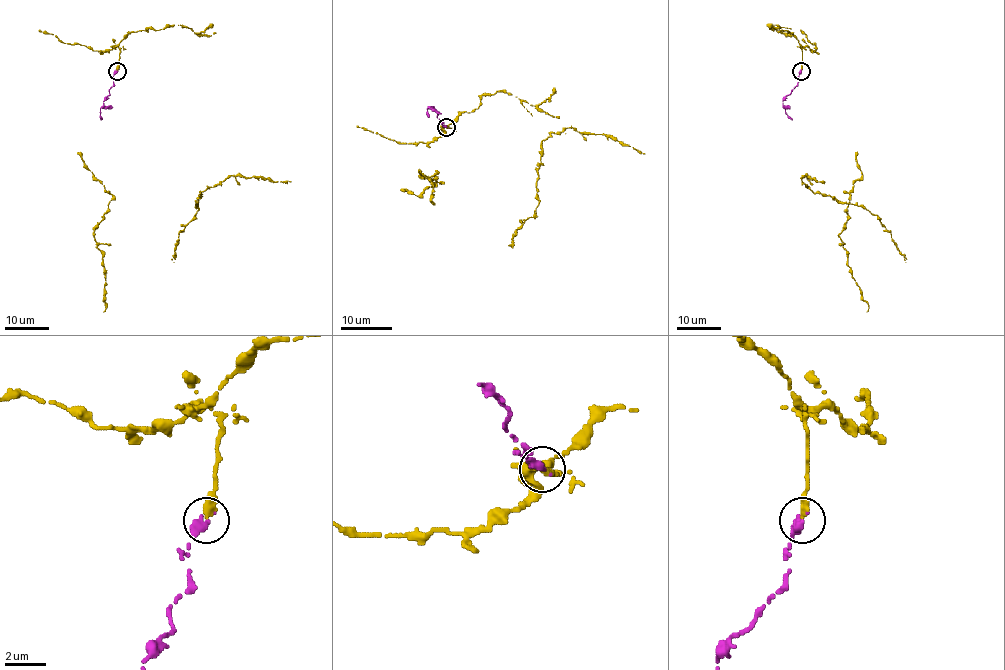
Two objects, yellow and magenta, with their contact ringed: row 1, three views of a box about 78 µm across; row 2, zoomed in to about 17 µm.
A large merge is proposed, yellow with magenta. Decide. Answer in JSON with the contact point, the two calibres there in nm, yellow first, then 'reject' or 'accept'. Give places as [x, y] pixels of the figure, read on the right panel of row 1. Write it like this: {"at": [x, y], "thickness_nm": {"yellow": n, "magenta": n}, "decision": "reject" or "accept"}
{"at": [801, 71], "thickness_nm": {"yellow": 360, "magenta": 460}, "decision": "accept"}

